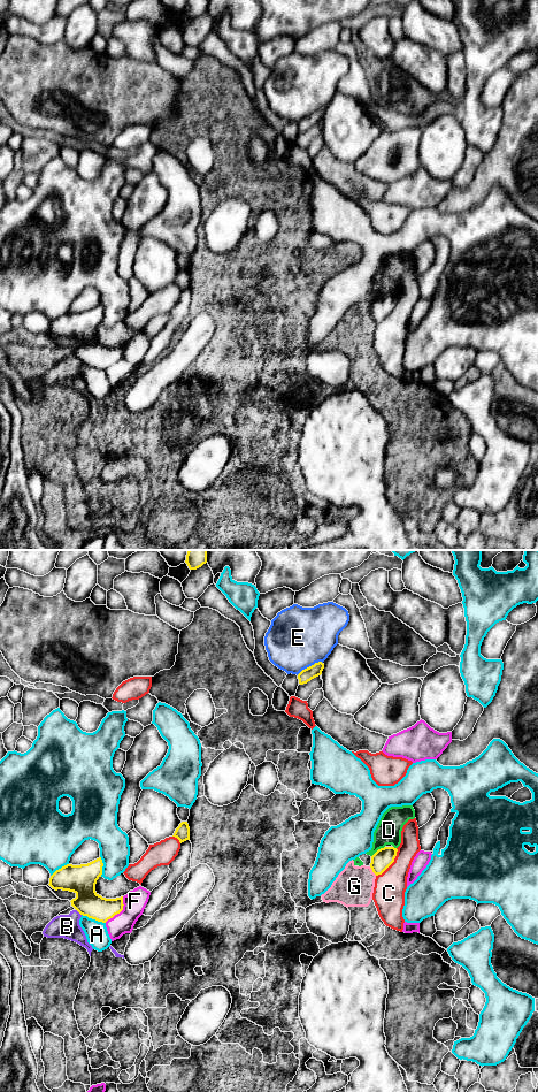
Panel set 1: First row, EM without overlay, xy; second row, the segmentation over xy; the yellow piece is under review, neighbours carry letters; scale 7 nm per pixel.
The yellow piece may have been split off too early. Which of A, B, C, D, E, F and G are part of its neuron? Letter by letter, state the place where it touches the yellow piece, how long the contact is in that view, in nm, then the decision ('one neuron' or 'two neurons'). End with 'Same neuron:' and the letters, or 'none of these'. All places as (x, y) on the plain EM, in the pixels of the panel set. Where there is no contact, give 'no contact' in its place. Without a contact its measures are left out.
A: xy (93, 366) | 180 nm | two neurons
B: xy (78, 359) | 60 nm | two neurons
C: xy (391, 311) | 240 nm | two neurons
D: xy (377, 298) | 120 nm | two neurons
E: xy (309, 114) | 200 nm | two neurons
F: xy (120, 359) | 220 nm | two neurons
G: xy (373, 319) | 80 nm | two neurons
Same neuron: none of these

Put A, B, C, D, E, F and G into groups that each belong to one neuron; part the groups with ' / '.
A / B D G / C / E / F

